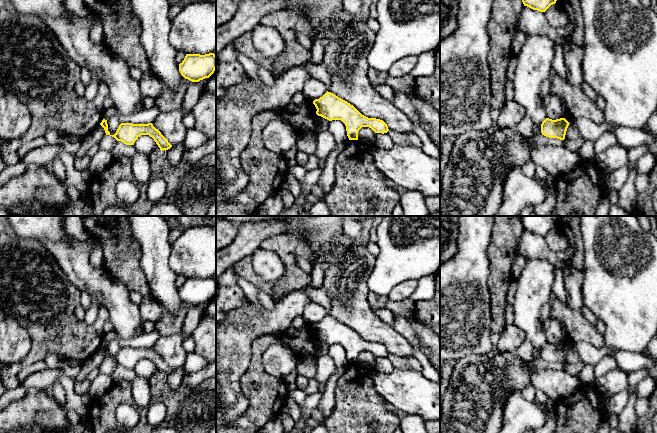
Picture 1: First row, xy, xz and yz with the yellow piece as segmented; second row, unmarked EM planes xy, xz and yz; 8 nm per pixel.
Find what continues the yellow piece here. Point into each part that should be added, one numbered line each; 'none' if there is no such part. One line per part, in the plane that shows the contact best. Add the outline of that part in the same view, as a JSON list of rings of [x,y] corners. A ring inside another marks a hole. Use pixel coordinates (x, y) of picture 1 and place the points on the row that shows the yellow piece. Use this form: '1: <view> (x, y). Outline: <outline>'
none

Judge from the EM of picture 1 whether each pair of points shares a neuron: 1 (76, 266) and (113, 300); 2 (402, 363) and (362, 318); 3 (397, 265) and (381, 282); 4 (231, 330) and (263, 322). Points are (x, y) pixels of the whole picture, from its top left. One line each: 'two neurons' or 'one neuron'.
1: one neuron
2: two neurons
3: one neuron
4: one neuron

